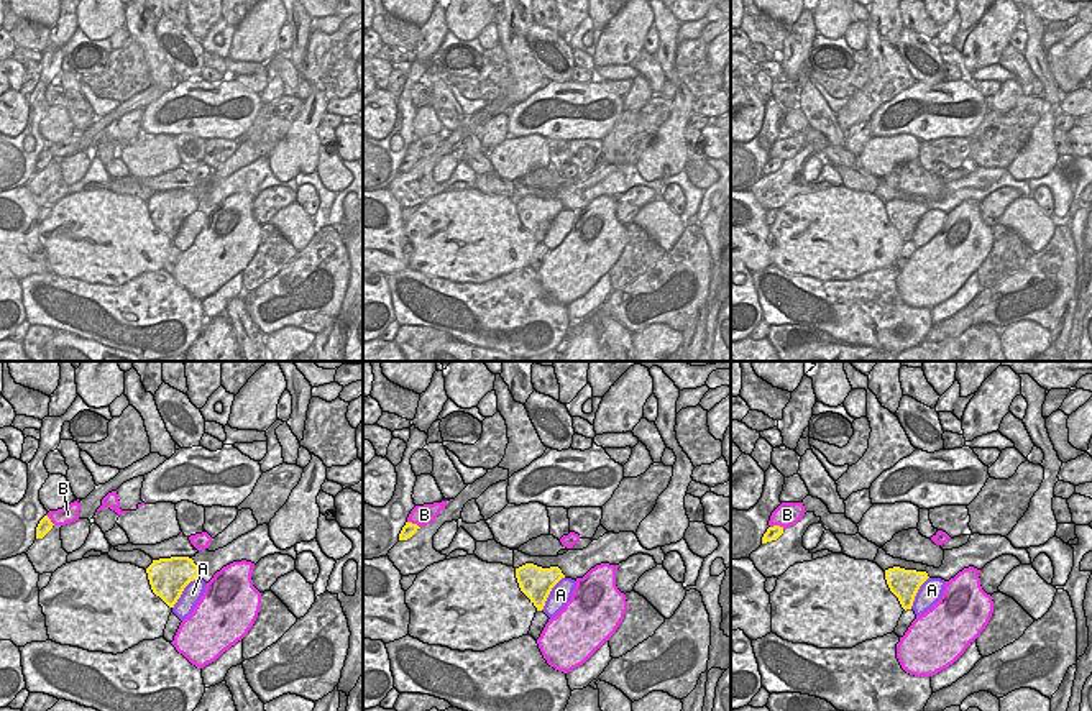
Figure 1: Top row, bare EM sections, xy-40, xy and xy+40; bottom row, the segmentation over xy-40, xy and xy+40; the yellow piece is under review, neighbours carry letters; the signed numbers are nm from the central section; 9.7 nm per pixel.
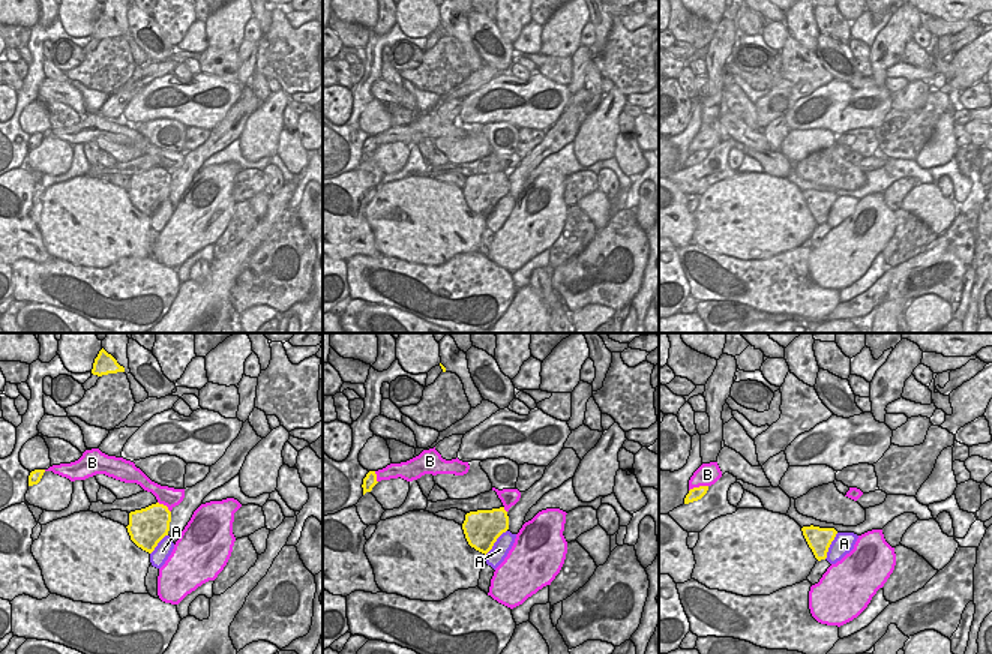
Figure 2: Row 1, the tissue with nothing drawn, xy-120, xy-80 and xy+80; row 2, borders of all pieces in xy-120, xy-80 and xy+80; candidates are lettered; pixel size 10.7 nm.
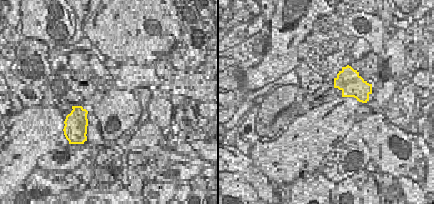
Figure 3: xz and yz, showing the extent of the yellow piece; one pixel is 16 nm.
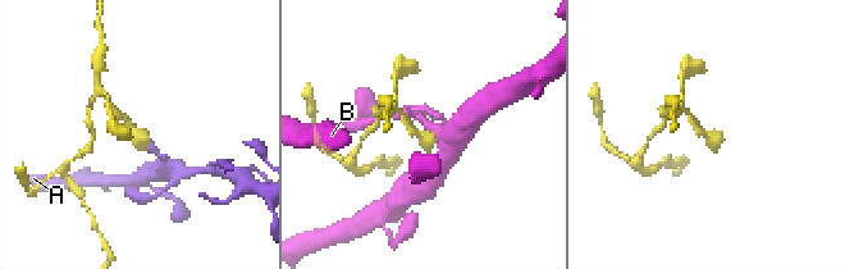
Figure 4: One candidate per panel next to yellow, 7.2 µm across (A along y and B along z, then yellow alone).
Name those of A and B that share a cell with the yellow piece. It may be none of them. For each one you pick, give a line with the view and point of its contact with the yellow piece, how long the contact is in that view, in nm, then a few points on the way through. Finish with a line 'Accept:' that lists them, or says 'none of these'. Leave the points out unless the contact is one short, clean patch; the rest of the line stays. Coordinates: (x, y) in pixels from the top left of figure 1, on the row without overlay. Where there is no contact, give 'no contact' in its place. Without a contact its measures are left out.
Accept: none of these

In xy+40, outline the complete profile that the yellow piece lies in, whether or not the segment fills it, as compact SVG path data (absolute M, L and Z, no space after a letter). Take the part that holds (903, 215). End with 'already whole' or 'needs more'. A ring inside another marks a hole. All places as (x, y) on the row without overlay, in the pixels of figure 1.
M893 199L885 202L885 212L890 223L898 230L902 240L911 241L920 218L928 212L926 204L905 202Z; already whole

